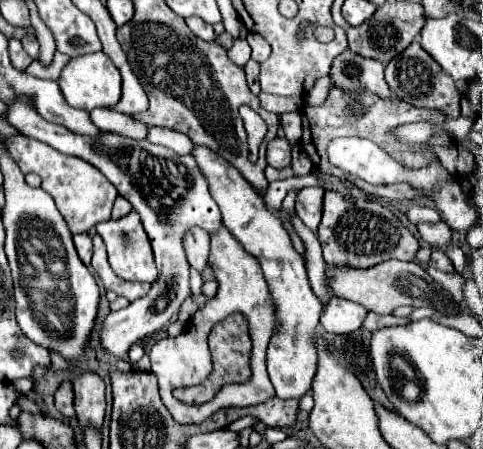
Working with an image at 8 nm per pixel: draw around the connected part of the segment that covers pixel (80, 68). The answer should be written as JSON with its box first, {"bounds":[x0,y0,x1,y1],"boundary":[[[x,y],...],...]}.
{"bounds":[58,52,122,110],"boundary":[[[96,52],[96,54],[86,54],[84,58],[74,58],[66,64],[66,68],[62,70],[60,78],[58,78],[60,90],[66,98],[66,102],[74,108],[82,108],[82,110],[94,110],[94,108],[110,108],[116,106],[120,96],[122,96],[122,78],[120,72],[116,70],[116,66],[112,66],[110,58],[104,52]]]}

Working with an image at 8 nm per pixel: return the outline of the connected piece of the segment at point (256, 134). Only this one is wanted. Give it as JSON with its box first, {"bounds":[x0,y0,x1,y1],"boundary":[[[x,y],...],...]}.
{"bounds":[239,106,267,163],"boundary":[[[242,106],[239,109],[239,114],[244,120],[244,128],[246,128],[246,134],[248,134],[248,148],[250,148],[250,160],[255,163],[258,159],[258,148],[260,148],[260,142],[264,140],[267,132],[267,124],[258,116],[256,112],[252,112],[248,106]]]}

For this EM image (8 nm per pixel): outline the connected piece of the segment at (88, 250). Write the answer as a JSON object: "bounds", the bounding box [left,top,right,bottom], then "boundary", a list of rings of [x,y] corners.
{"bounds":[74,234,92,266],"boundary":[[[76,234],[74,236],[74,246],[78,250],[80,260],[86,266],[90,266],[90,258],[92,258],[92,240],[90,240],[90,236],[88,234]]]}

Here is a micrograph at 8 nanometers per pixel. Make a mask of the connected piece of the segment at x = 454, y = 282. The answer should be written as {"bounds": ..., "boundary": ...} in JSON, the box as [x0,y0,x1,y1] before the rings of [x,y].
{"bounds":[426,266,466,302],"boundary":[[[428,266],[426,272],[428,272],[436,282],[440,282],[440,284],[452,294],[452,298],[454,298],[456,302],[462,302],[462,300],[464,300],[464,280],[466,280],[466,278],[464,278],[462,274],[458,274],[458,272],[446,274],[446,272],[442,272],[442,270],[434,268],[434,266]]]}

